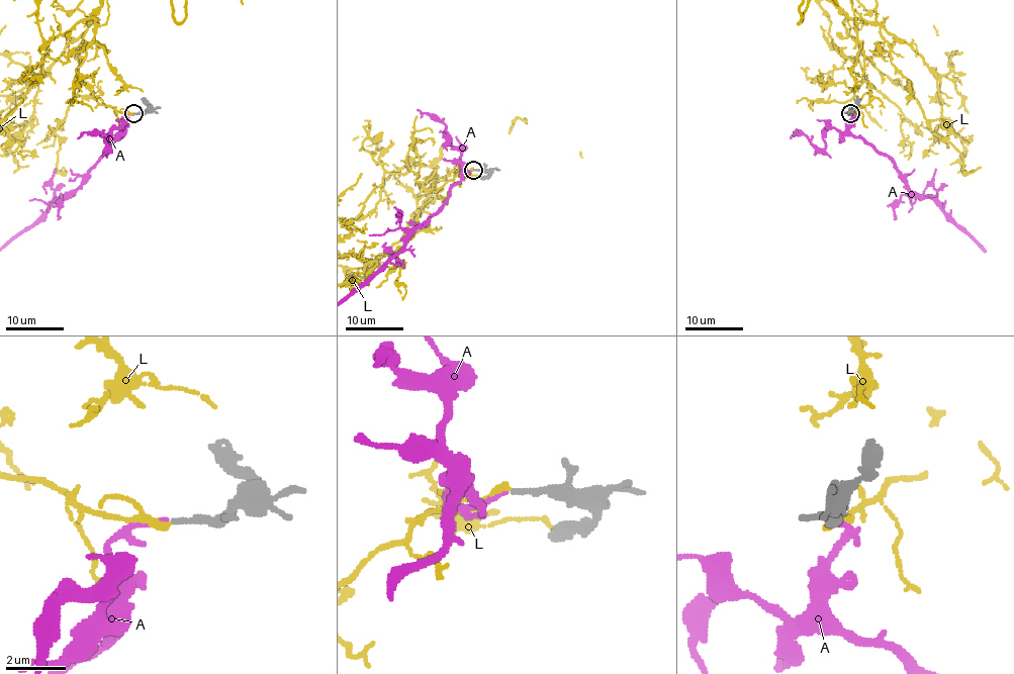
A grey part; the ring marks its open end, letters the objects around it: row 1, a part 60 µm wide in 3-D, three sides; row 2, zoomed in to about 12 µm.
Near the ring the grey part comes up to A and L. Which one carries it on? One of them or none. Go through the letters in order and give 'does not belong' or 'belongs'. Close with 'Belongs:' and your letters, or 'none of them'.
A: belongs
L: does not belong
Belongs: A

